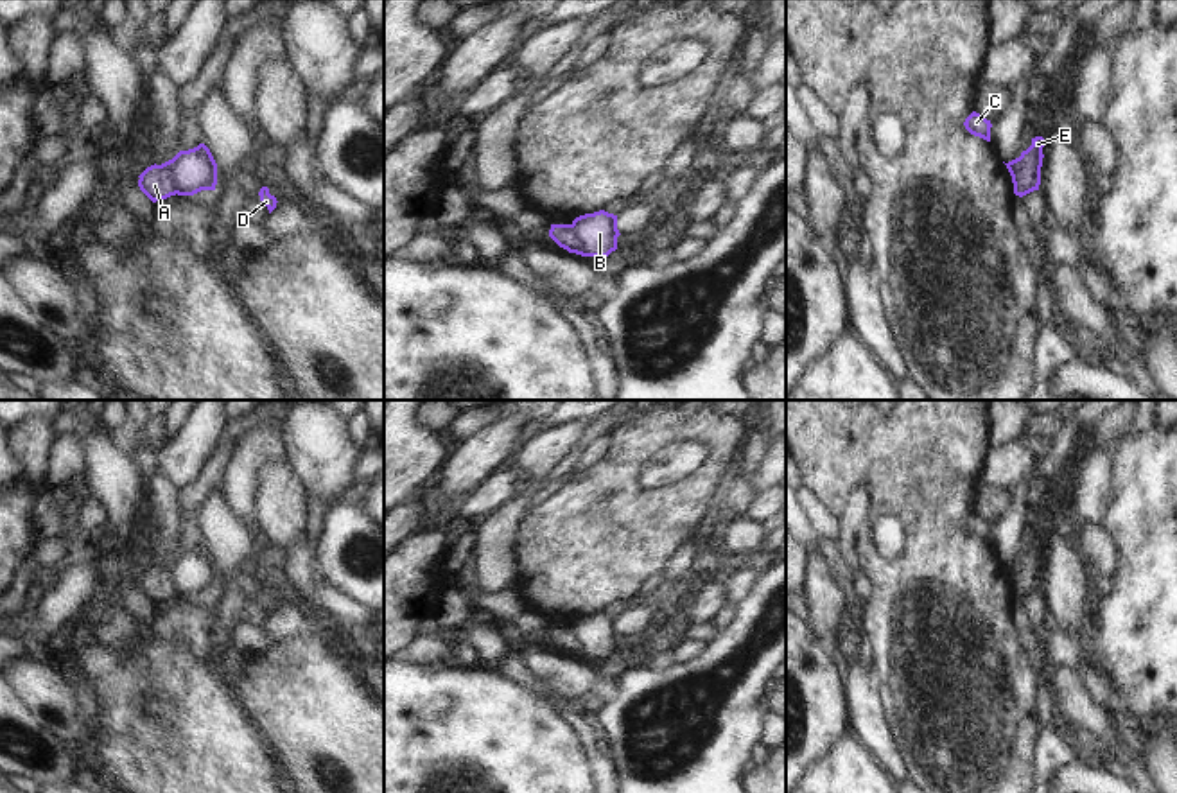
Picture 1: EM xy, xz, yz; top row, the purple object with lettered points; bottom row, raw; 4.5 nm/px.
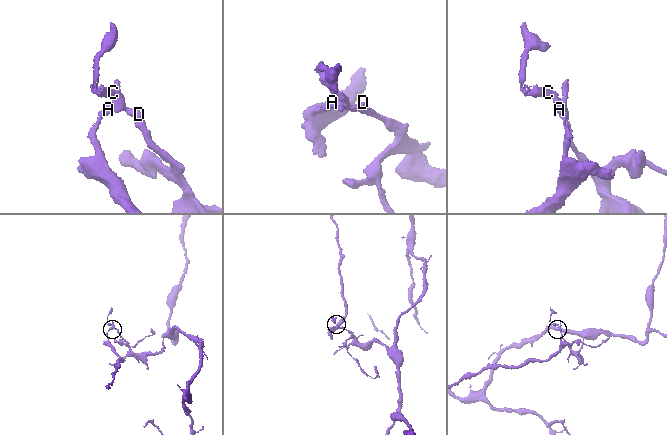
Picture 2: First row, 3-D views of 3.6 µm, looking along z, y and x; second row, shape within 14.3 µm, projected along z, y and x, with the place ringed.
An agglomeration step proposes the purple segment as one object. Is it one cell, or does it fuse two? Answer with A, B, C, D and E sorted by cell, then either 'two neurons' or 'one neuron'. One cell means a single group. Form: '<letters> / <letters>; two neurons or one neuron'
A E / B C D; two neurons

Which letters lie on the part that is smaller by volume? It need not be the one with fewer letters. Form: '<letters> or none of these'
A, E

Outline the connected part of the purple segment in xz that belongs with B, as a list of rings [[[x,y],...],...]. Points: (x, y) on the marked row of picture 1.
[[[599,210],[576,217],[571,226],[583,242],[581,257],[608,257],[617,249],[617,215]]]

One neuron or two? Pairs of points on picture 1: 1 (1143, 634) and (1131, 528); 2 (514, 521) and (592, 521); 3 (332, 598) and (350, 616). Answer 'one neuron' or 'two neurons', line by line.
1: one neuron
2: two neurons
3: one neuron

